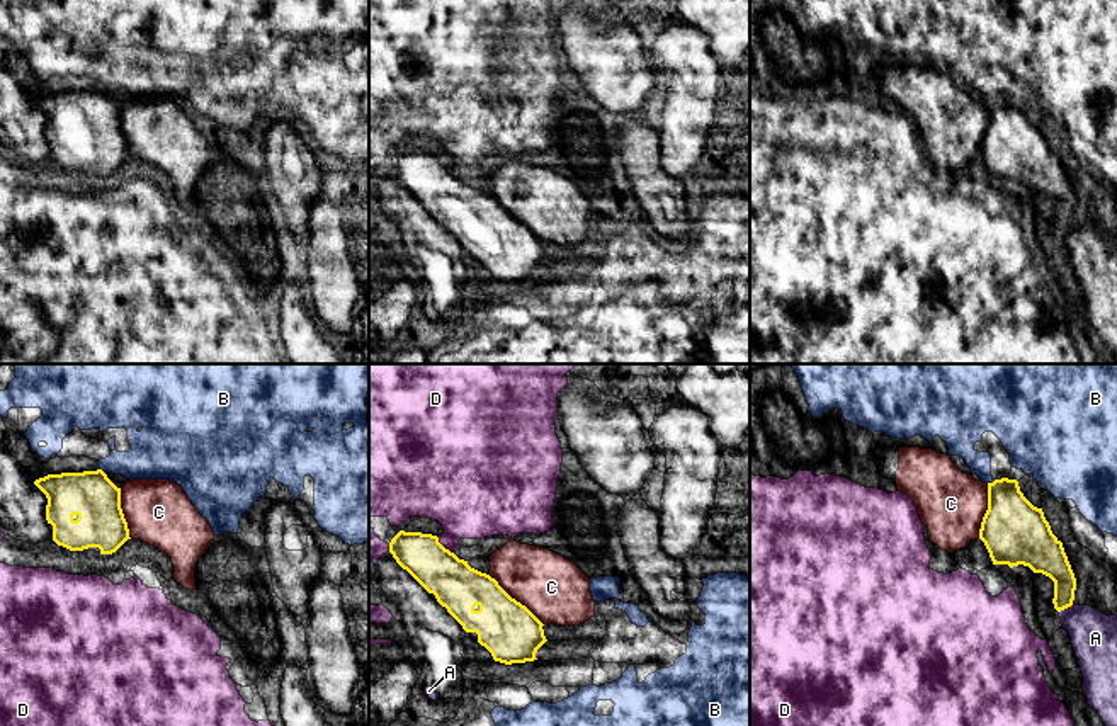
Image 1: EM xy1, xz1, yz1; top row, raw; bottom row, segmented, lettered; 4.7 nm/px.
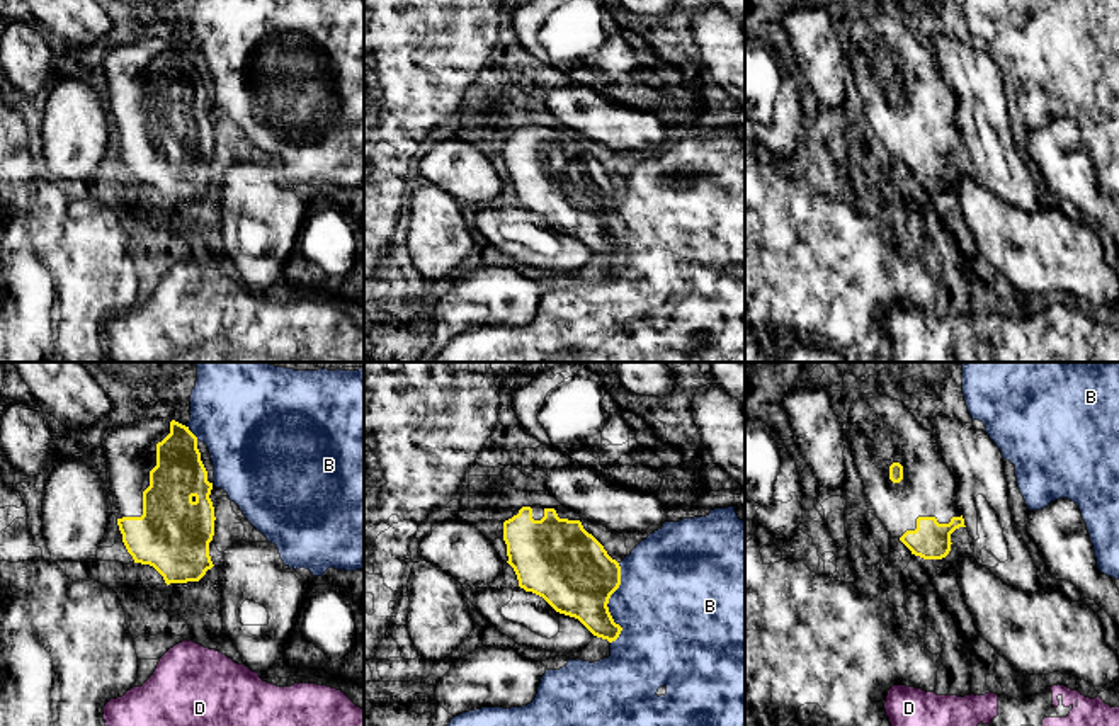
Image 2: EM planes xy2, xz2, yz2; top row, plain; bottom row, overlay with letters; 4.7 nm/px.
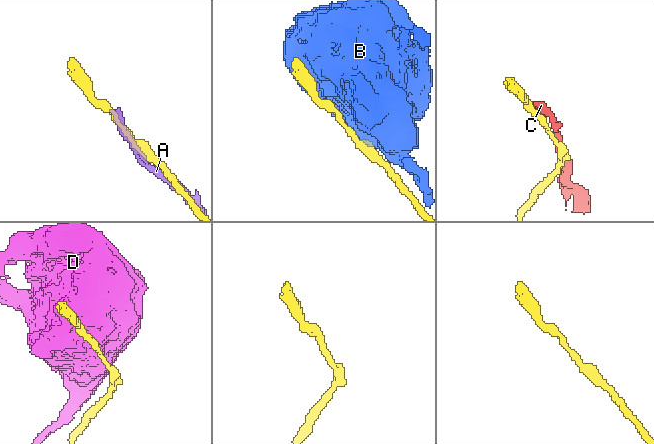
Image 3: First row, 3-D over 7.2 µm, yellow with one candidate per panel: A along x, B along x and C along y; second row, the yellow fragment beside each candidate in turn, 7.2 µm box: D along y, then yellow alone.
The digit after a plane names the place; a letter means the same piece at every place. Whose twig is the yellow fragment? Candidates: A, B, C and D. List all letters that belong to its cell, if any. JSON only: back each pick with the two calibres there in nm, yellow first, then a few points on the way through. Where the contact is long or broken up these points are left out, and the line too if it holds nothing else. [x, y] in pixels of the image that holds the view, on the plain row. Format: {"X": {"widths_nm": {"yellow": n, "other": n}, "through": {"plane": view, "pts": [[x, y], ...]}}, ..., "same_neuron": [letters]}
{"same_neuron": []}

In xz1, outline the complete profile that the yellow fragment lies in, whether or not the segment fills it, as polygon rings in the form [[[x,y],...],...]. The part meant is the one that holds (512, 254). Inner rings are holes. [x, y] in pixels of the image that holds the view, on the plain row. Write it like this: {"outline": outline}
{"outline": [[[400,150],[389,172],[462,245],[476,252],[495,281],[534,281],[547,260],[542,241],[495,197],[445,168],[437,155]]]}

